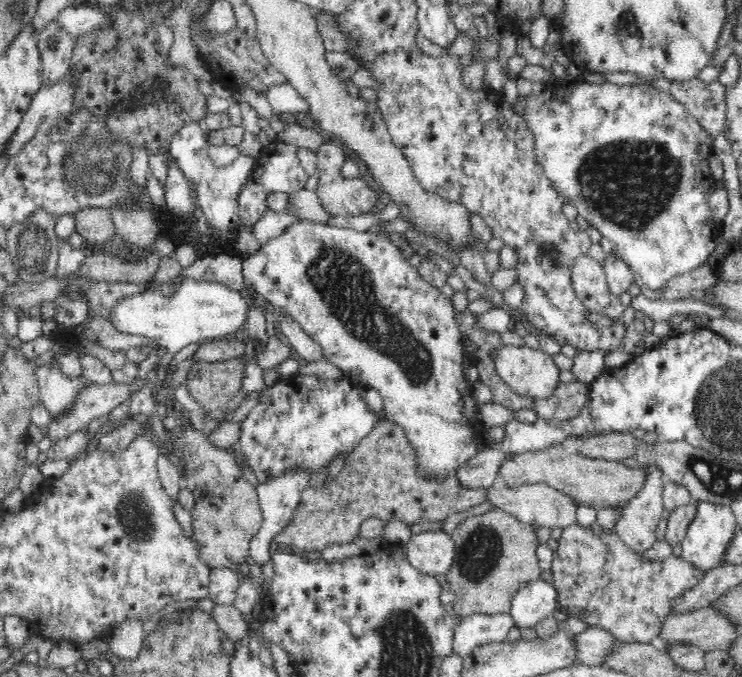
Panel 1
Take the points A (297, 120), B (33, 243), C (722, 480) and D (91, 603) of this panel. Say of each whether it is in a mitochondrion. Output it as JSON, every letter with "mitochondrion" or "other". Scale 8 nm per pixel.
{"A":"other","B":"mitochondrion","C":"mitochondrion","D":"other"}

